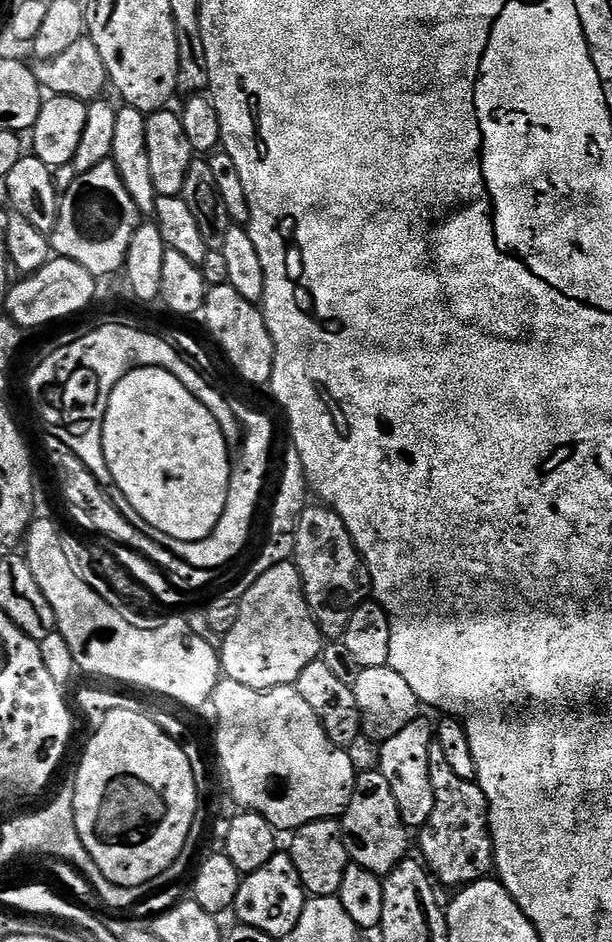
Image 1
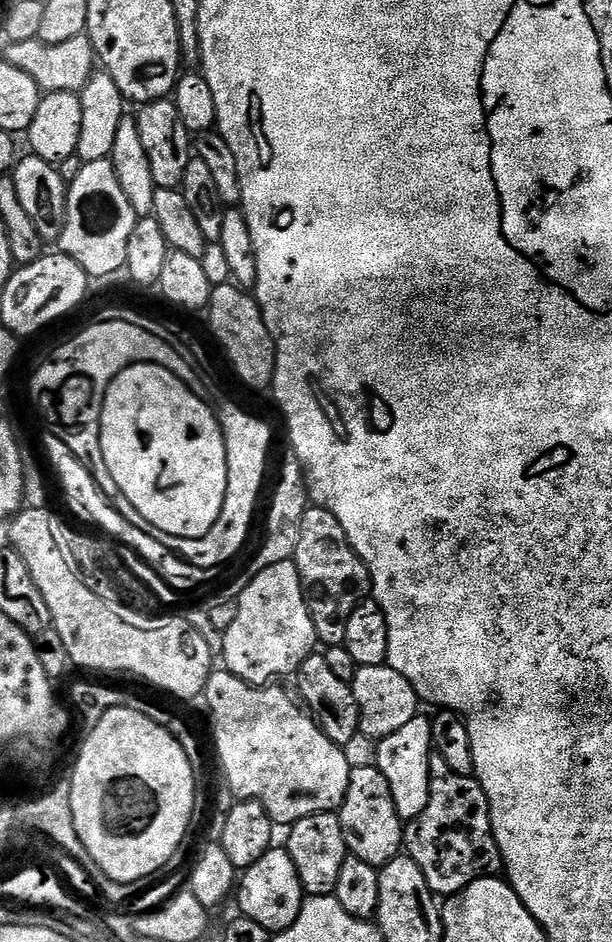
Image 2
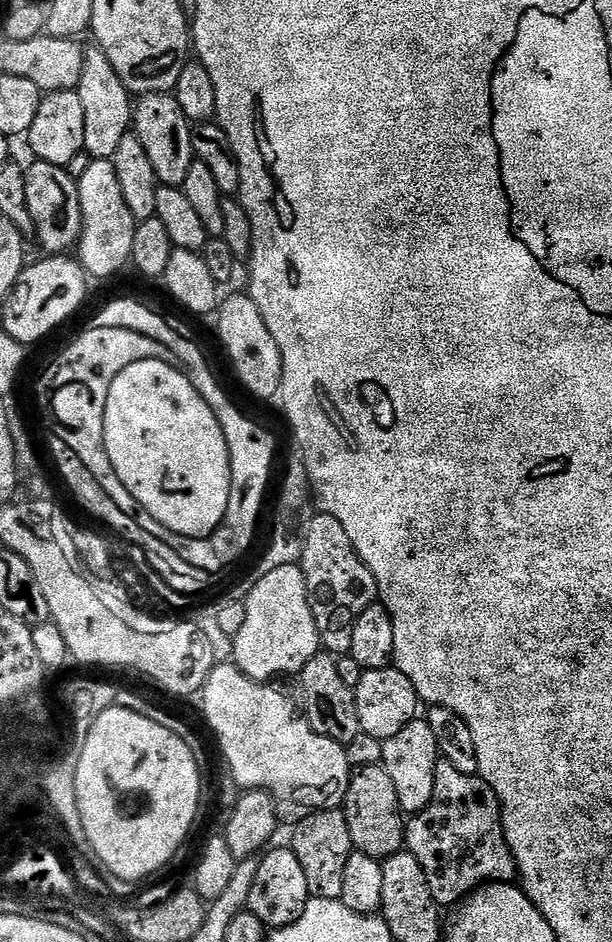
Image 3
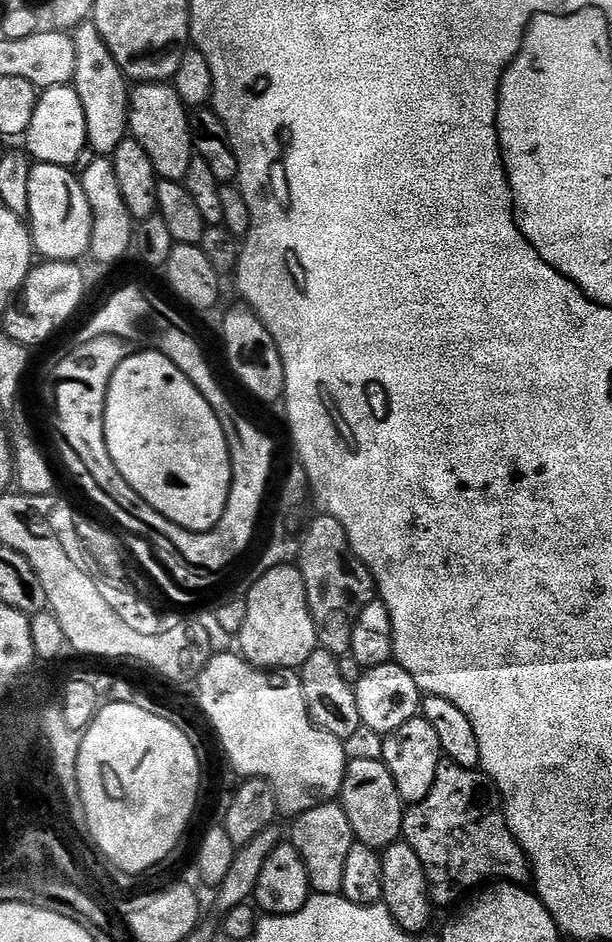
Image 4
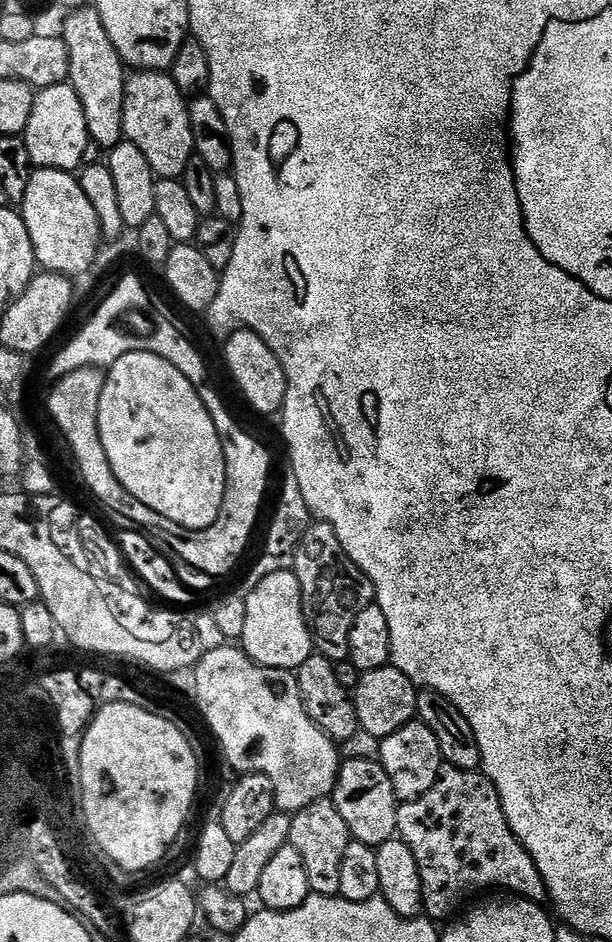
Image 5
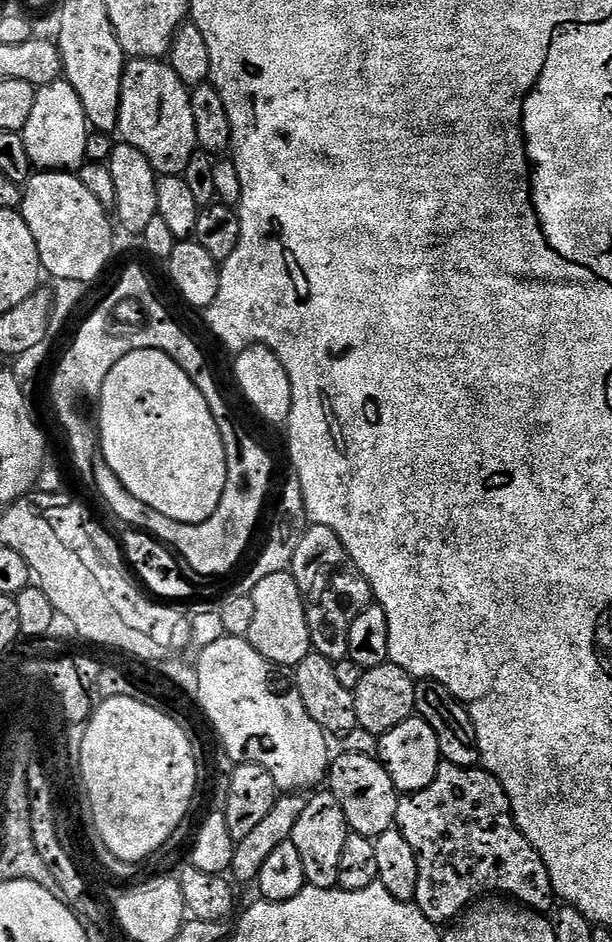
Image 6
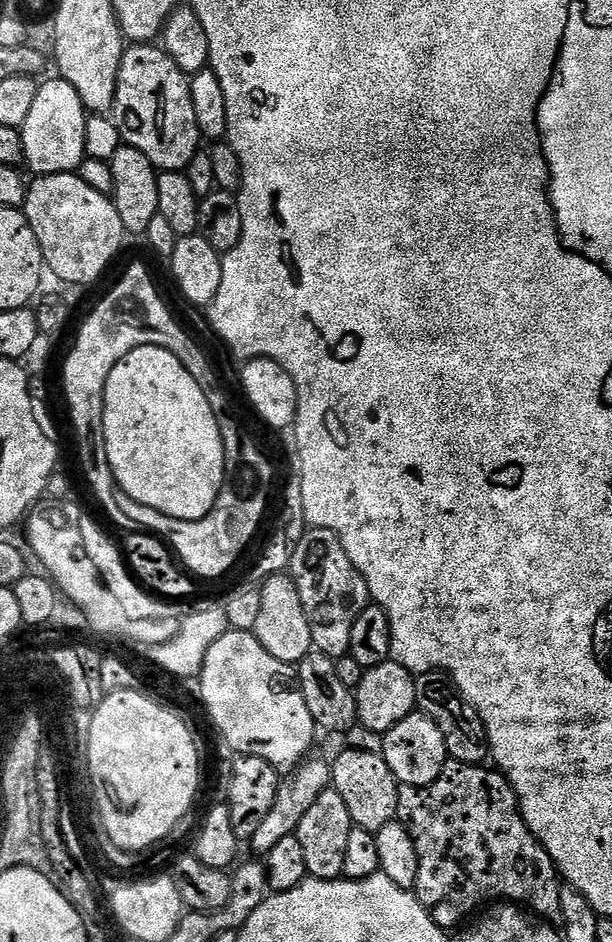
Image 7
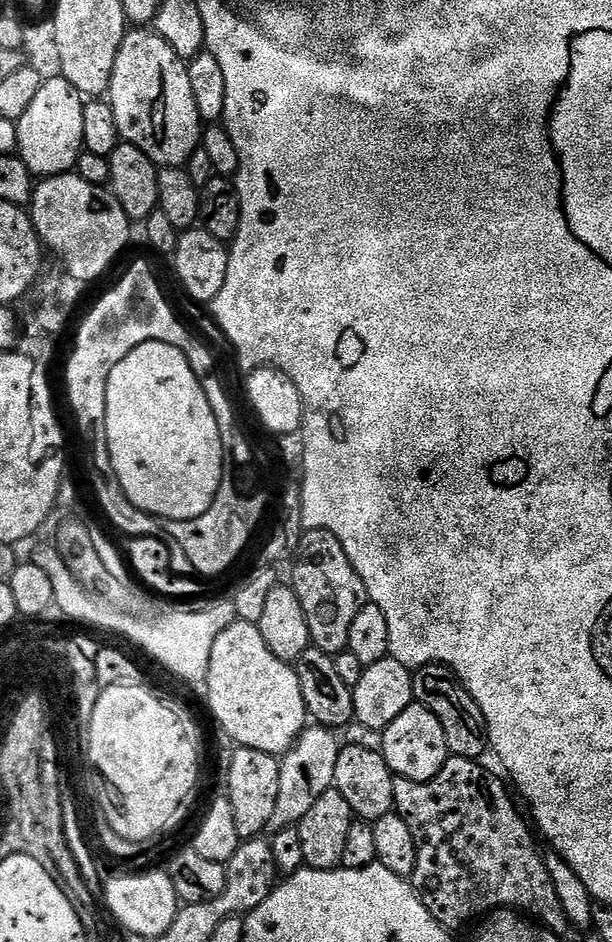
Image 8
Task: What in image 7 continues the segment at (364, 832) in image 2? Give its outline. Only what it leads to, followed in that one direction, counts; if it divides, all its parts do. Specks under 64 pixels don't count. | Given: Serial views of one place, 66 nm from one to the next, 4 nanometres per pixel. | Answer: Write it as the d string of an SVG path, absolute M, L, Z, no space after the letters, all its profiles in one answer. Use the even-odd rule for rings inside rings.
M349 747L343 749L331 761L331 787L342 794L342 802L346 802L346 810L350 810L350 818L355 827L362 830L377 832L382 826L393 823L397 819L398 794L401 783L390 770L381 754L370 754L365 750L356 750Z

